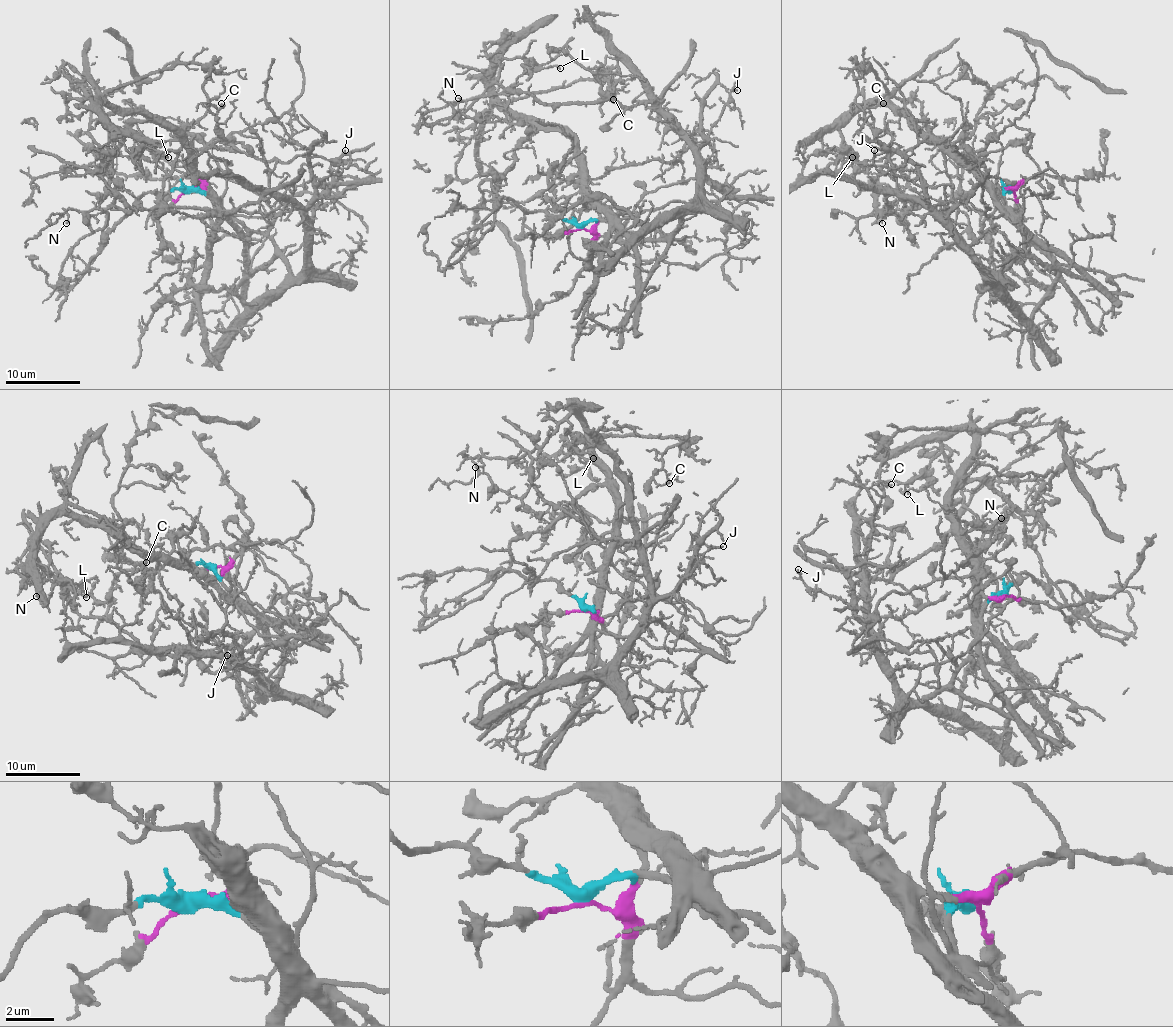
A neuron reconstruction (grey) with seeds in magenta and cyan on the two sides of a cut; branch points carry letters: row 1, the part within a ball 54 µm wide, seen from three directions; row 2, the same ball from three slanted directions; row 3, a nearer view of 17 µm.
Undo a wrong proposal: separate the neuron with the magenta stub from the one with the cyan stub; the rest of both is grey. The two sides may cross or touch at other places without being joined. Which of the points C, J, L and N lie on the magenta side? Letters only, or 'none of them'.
C, L, N

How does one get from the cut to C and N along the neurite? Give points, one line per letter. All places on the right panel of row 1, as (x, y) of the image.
C: (1013, 191), (983, 183), (946, 153), (888, 101), (864, 63), (854, 78), (856, 103), (864, 108), (882, 103)
N: (1013, 191), (983, 183), (903, 112), (884, 103), (864, 105), (839, 129), (843, 146), (903, 204), (882, 222)

